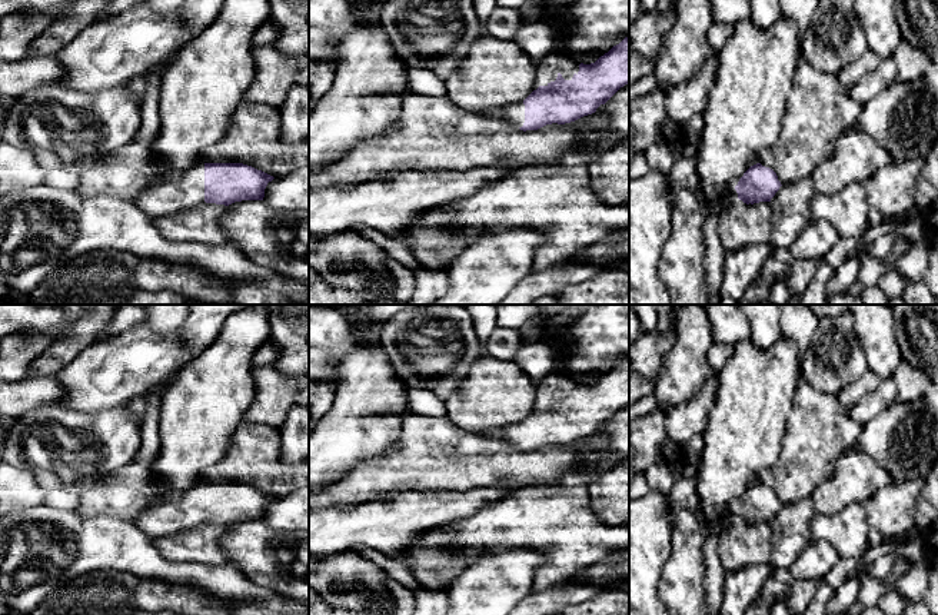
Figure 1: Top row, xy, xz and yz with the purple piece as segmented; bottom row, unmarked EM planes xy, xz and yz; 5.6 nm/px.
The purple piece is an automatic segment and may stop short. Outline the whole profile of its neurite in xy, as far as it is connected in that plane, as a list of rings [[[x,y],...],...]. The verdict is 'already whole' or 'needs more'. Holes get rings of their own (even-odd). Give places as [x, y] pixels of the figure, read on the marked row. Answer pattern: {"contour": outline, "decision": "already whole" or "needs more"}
{"contour": [[[204,163],[154,182],[132,202],[154,219],[203,202],[229,206],[242,200],[263,200],[265,189],[273,179],[243,163]]], "decision": "needs more"}

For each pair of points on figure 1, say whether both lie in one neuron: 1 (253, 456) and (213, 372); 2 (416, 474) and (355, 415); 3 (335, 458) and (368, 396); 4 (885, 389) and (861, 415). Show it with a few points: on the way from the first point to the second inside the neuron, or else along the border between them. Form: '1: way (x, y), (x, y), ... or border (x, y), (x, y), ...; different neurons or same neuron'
1: border (243, 419), (223, 455); different neurons
2: border (383, 449), (353, 465); different neurons
3: way (338, 442), (355, 425), (355, 416), (359, 412); same neuron
4: way (881, 395), (867, 409); same neuron

